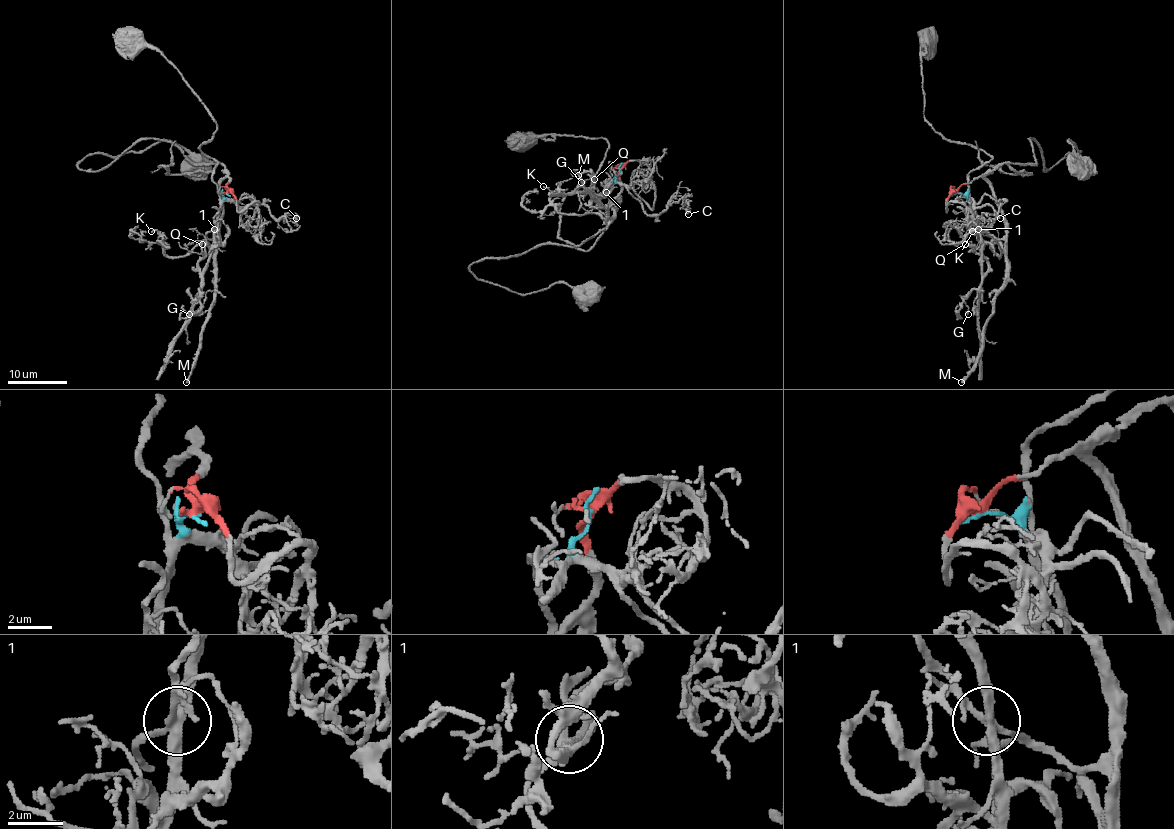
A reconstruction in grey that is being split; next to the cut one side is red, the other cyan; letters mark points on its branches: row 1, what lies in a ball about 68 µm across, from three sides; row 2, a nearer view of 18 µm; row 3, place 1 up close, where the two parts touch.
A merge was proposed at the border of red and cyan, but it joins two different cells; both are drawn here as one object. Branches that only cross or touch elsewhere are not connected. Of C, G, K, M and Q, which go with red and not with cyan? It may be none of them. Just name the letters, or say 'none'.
K, M

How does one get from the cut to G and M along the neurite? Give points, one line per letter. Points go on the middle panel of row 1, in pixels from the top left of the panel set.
G: (619, 170), (604, 195), (595, 195), (591, 178), (582, 181)
M: (619, 170), (620, 192), (611, 204), (614, 214), (610, 220), (605, 209), (586, 190), (577, 175)

